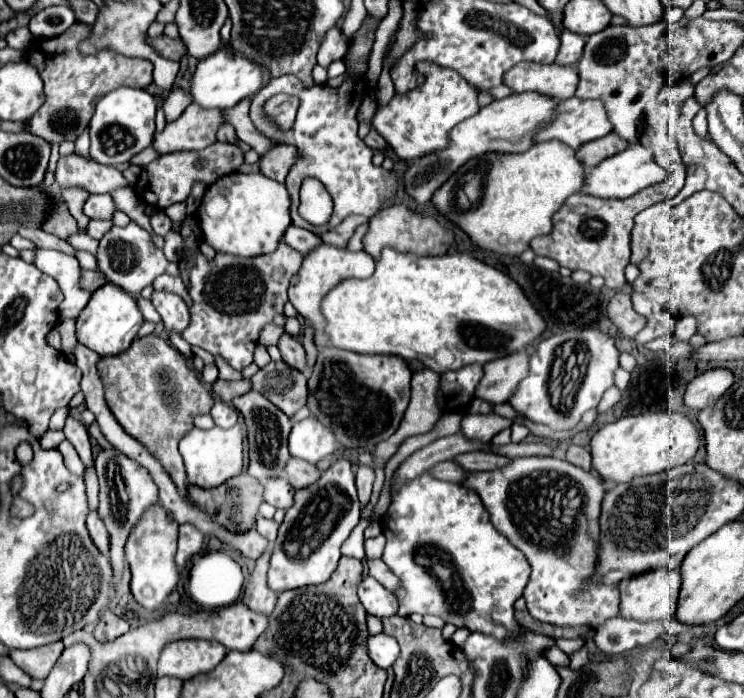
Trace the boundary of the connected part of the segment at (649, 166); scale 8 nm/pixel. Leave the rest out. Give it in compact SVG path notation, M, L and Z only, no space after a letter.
M635 142L635 144L629 144L627 150L611 156L609 160L591 168L587 174L585 192L599 196L599 198L629 198L629 196L637 194L641 188L659 184L665 178L667 178L667 172L657 164L653 152L647 150L645 146L641 146L639 142Z

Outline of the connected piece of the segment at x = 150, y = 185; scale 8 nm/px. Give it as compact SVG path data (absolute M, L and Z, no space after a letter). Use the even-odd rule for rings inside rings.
M215 142L211 148L199 152L173 152L167 156L159 156L157 160L153 160L149 166L143 168L141 178L135 184L135 192L149 206L165 210L171 204L183 202L189 196L195 180L205 180L207 184L215 182L217 178L235 172L241 164L243 164L243 152L229 142Z

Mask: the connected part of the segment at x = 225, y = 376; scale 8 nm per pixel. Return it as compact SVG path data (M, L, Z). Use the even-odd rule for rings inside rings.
M215 356L215 364L219 368L219 378L221 380L239 380L241 374L237 370L233 370L221 356Z

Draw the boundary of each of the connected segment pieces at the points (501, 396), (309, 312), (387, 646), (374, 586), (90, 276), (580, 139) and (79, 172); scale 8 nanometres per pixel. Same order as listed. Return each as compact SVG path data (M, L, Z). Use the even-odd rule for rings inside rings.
M513 352L501 358L495 358L483 366L485 376L479 382L475 396L483 398L491 404L507 402L511 392L515 392L515 384L529 374L529 354Z
M321 242L319 246L315 246L305 258L303 264L299 268L299 272L293 276L291 284L289 284L289 302L297 308L297 312L311 320L313 328L315 328L315 344L327 346L327 336L323 336L323 314L321 314L321 298L341 280L345 278L367 278L373 274L375 268L375 260L367 254L367 252L351 252L347 248L337 248L333 244Z
M375 634L367 638L367 652L379 668L391 668L399 656L399 644L387 634Z
M365 576L359 584L359 600L365 606L367 614L377 618L387 618L397 614L397 598L393 592L389 592L381 582L377 582L373 576Z
M85 270L83 278L85 278L85 284L87 284L87 292L95 292L97 288L101 288L105 284L103 276L97 270Z
M573 96L563 102L563 116L559 116L551 128L539 132L537 142L563 140L571 148L581 148L583 144L611 132L613 124L601 100L579 100Z
M77 154L59 158L55 182L59 184L59 188L83 188L89 194L103 194L121 186L129 186L123 174L113 166L103 166Z

